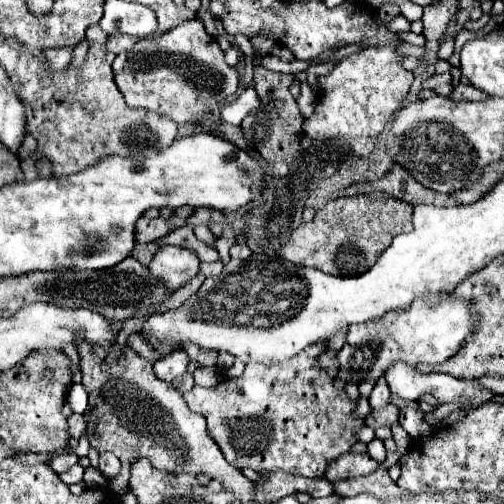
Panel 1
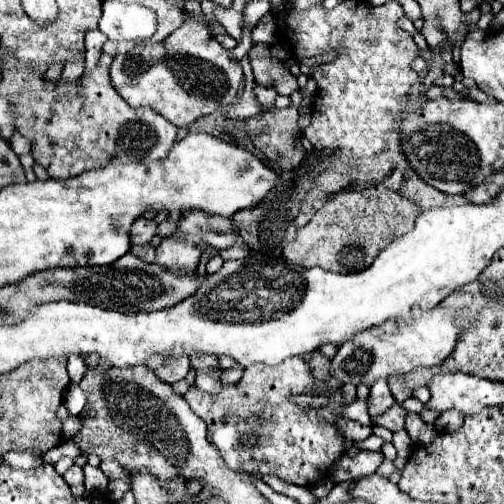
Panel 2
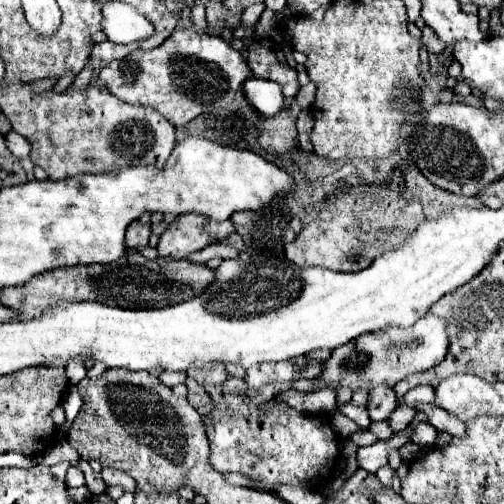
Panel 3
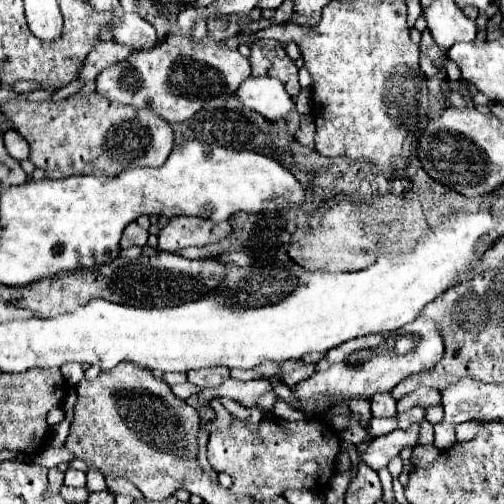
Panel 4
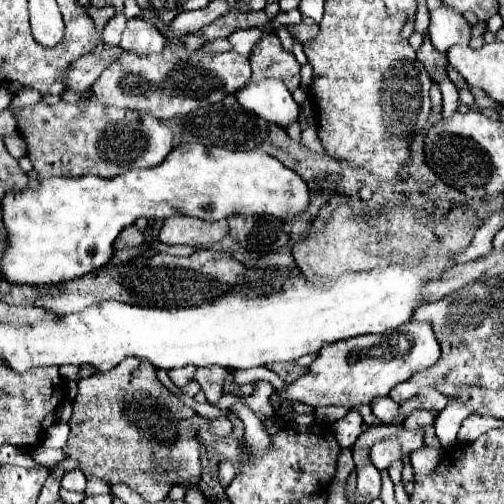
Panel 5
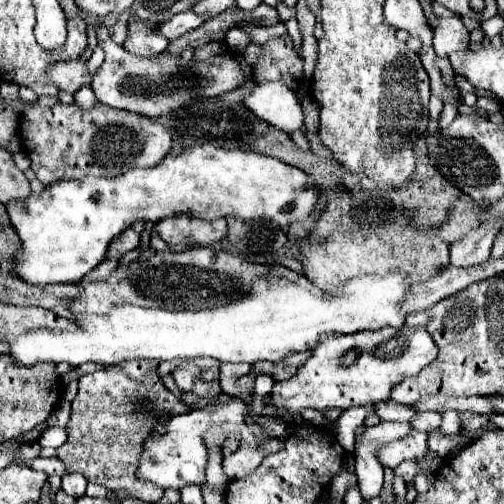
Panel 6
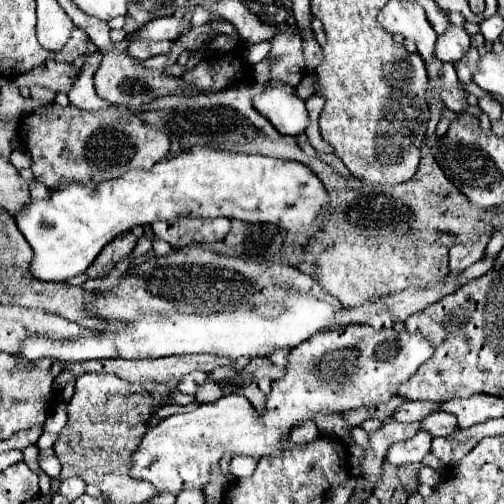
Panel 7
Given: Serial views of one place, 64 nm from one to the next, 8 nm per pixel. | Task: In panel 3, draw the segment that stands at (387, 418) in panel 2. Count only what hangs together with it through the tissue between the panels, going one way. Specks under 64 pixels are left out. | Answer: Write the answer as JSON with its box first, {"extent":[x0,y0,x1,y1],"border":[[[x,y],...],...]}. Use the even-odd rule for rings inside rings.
{"extent":[386,406,416,432],"border":[[[398,406],[398,408],[390,414],[390,418],[388,418],[386,422],[390,424],[390,428],[392,428],[394,432],[402,432],[402,430],[414,420],[414,414],[416,414],[414,408],[410,408],[410,406]]]}

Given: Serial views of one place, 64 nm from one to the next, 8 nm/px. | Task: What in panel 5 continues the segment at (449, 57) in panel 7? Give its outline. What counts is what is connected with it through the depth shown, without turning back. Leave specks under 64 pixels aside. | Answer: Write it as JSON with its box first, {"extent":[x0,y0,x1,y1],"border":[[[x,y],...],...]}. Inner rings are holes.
{"extent":[428,4,472,52],"border":[[[440,4],[436,10],[430,12],[428,34],[432,38],[434,48],[440,52],[446,52],[454,44],[470,42],[472,24],[468,24],[462,14],[448,8],[448,4]]]}

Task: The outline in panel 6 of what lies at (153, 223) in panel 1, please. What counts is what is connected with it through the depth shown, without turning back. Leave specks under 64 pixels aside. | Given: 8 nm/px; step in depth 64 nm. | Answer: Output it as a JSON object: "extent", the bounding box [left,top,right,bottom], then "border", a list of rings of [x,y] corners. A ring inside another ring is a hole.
{"extent":[108,228,140,258],"border":[[[132,228],[124,230],[120,236],[116,236],[108,248],[108,258],[114,258],[114,256],[122,256],[134,248],[140,246],[140,234],[136,234]]]}

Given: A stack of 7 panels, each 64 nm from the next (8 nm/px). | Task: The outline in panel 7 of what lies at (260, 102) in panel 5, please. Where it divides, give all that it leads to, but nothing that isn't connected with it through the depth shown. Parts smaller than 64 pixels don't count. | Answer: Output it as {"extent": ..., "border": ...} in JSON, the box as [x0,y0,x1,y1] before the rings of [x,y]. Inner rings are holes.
{"extent":[252,84,309,135],"border":[[[268,84],[252,98],[252,106],[283,135],[298,135],[308,126],[309,118],[304,102],[290,92],[278,90],[280,86]]]}

